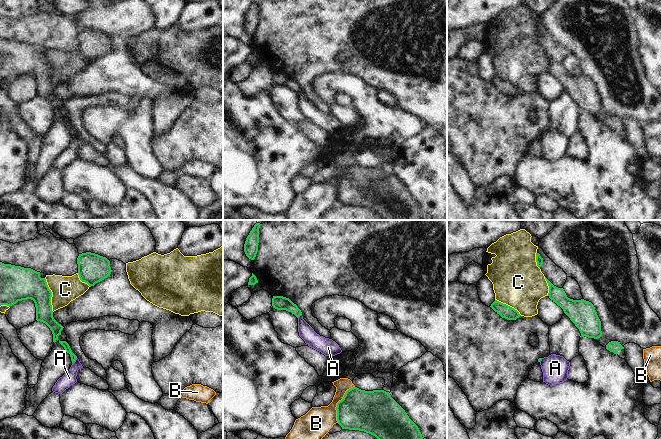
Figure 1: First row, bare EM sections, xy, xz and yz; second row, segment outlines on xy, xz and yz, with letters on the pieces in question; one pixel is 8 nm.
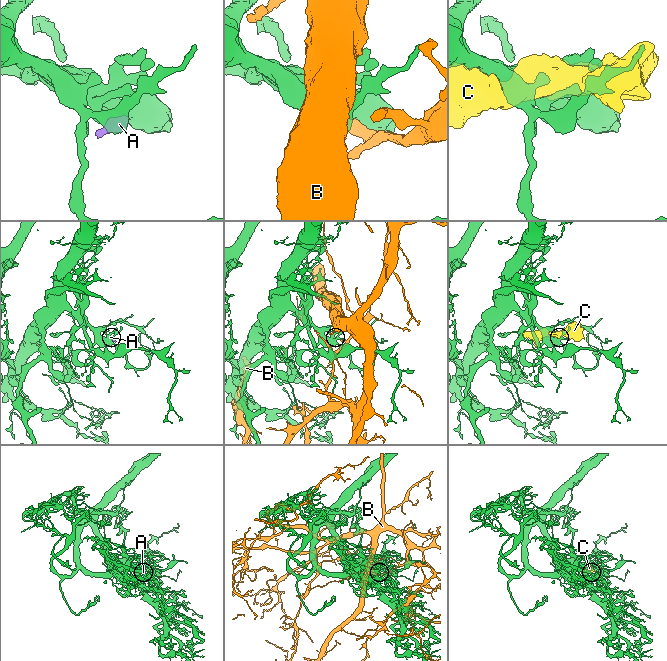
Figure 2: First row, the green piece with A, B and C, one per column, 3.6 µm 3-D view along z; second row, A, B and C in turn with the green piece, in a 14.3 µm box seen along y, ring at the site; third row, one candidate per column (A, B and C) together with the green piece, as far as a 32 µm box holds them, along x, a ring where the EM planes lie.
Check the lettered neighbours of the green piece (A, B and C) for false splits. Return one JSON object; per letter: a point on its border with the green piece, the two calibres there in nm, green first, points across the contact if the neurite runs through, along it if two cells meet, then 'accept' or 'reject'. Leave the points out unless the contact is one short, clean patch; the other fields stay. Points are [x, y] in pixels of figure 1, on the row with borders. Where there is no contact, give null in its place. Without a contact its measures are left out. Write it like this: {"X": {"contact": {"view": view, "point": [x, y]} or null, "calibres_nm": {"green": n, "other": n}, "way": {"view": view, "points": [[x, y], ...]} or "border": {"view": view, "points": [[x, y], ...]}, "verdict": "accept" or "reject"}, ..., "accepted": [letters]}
{"A": {"contact": {"view": "xy", "point": [75, 359]}, "calibres_nm": {"green": 50, "other": 110}, "border": {"view": "xy", "points": [[76, 357], [72, 363]]}, "verdict": "reject"}, "B": {"contact": {"view": "xz", "point": [337, 403]}, "calibres_nm": {"green": 320, "other": 240}, "border": {"view": "xz", "points": [[354, 386], [349, 388], [337, 403], [337, 422]]}, "verdict": "reject"}, "C": {"contact": {"view": "xy", "point": [51, 295]}, "calibres_nm": {"green": 260, "other": 220}, "verdict": "reject"}, "accepted": []}

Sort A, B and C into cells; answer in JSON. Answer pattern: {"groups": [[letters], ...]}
{"groups": [["A"], ["B"], ["C"]]}

